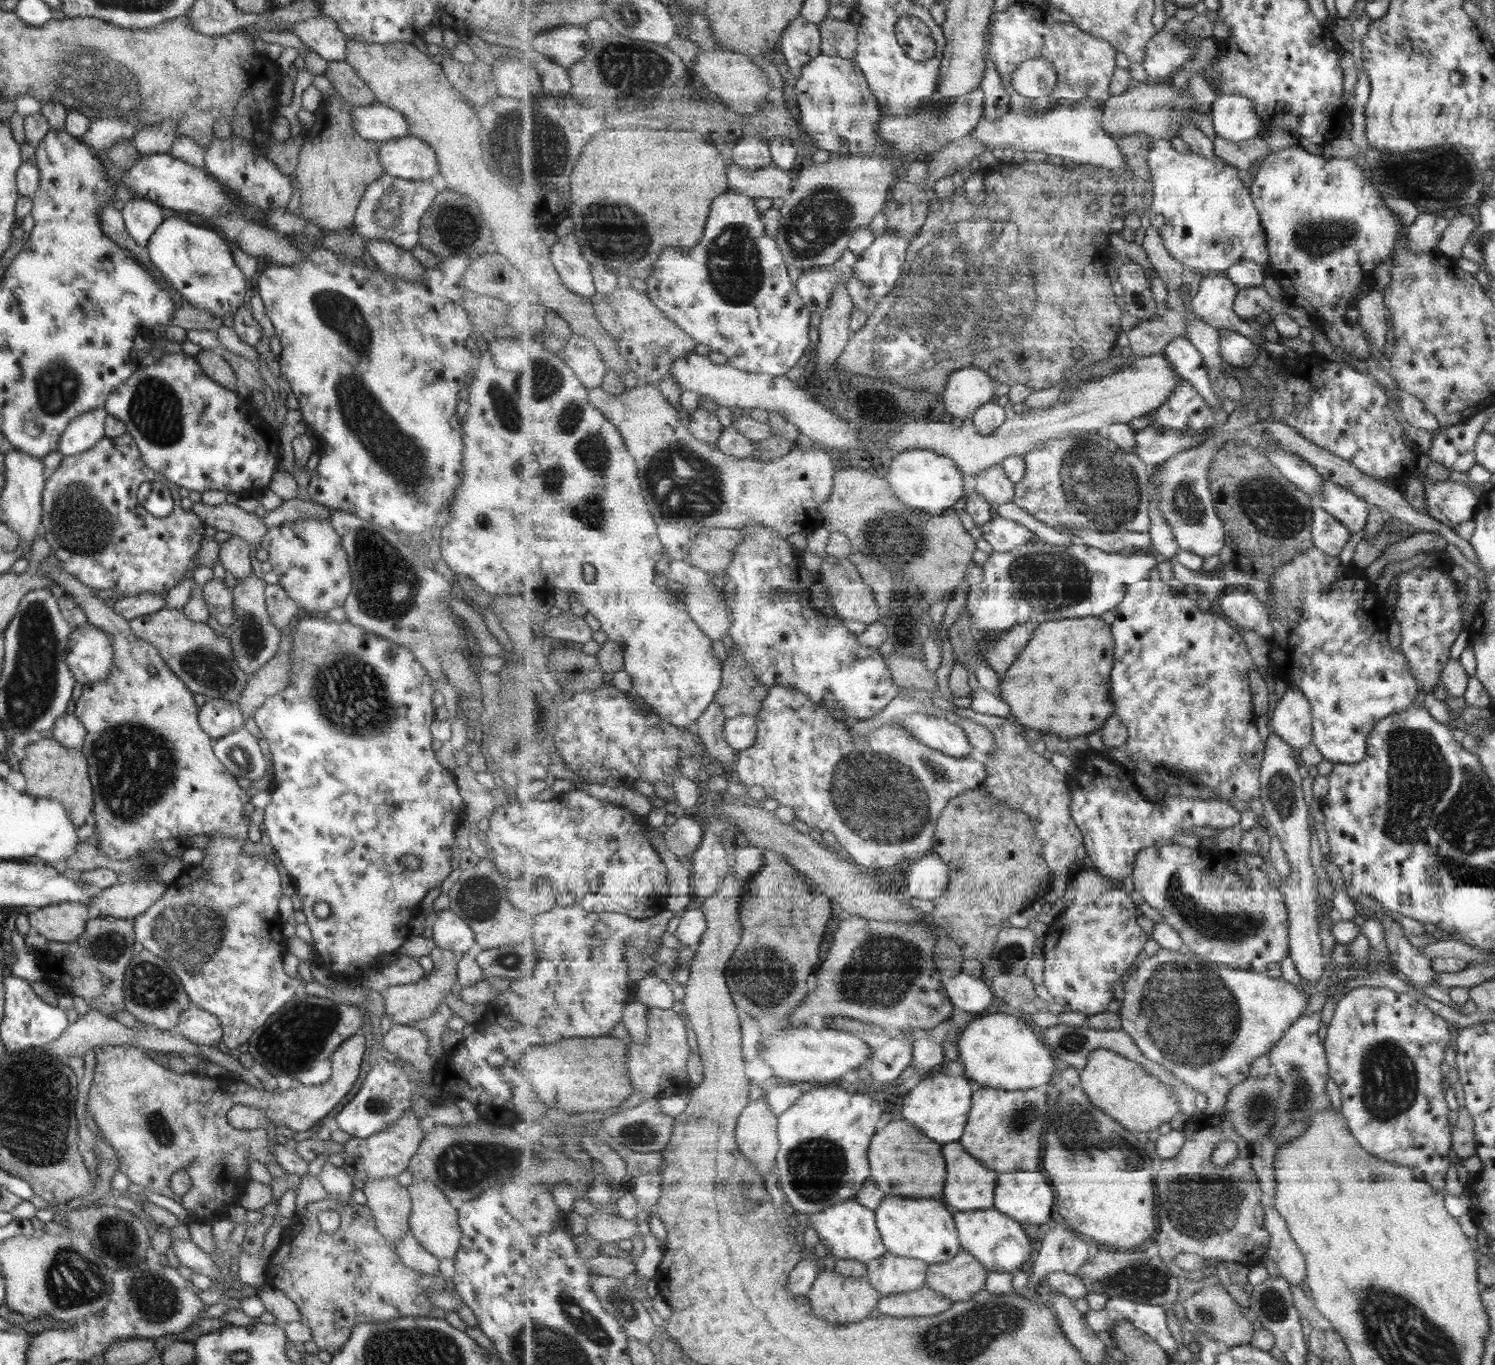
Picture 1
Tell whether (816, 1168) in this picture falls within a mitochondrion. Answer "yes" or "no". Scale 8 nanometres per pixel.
yes

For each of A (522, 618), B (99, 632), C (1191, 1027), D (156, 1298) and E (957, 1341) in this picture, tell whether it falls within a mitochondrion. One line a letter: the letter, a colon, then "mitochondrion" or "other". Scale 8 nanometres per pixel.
A: other
B: other
C: mitochondrion
D: mitochondrion
E: mitochondrion

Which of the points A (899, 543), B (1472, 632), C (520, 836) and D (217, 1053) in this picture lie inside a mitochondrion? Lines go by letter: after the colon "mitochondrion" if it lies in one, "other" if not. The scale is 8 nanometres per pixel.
A: mitochondrion
B: other
C: other
D: other

